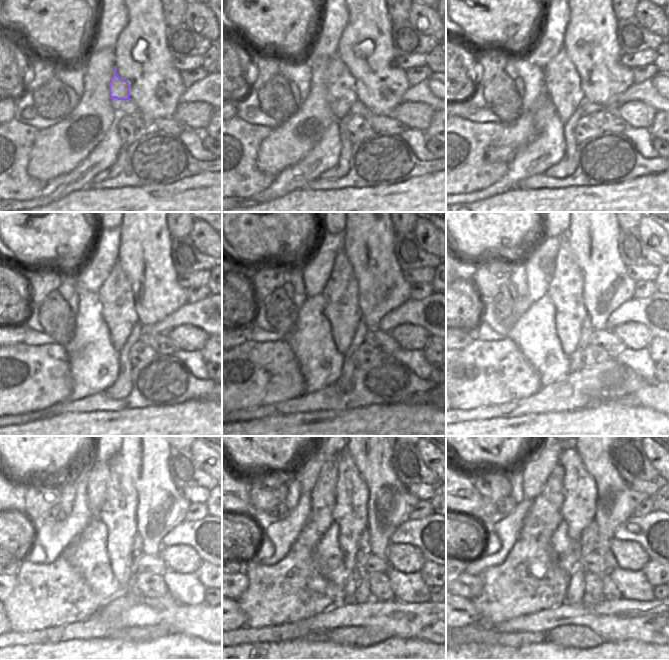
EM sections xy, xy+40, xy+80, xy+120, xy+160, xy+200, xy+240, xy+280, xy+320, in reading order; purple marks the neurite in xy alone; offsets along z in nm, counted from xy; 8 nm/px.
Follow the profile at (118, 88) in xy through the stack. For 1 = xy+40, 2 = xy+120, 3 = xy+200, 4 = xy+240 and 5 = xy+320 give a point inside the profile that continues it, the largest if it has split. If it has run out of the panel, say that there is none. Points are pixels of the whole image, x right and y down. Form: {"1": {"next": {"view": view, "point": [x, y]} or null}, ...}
{"1": {"next": {"view": "xy+40", "point": [340, 83]}}, "2": {"next": {"view": "xy+120", "point": [115, 295]}}, "3": {"next": {"view": "xy+200", "point": [565, 290]}}, "4": {"next": {"view": "xy+240", "point": [119, 511]}}, "5": {"next": {"view": "xy+320", "point": [578, 510]}}}

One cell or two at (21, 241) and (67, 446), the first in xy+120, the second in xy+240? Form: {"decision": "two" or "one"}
{"decision": "one"}

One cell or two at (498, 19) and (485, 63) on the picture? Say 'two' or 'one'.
two

